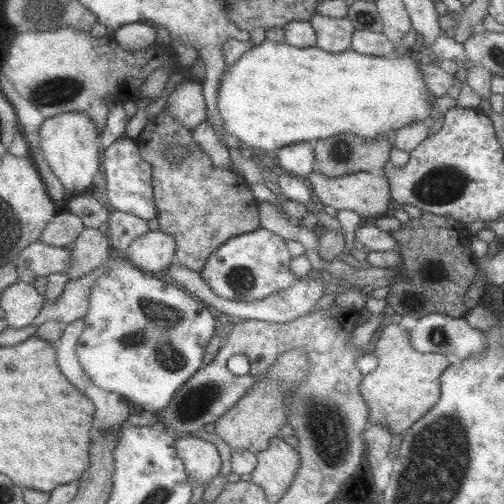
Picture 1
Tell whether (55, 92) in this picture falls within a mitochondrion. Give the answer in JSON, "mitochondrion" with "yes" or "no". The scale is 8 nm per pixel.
{"mitochondrion":"yes"}

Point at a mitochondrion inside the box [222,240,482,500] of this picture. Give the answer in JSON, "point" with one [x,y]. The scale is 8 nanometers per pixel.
{"point":[331,433]}

